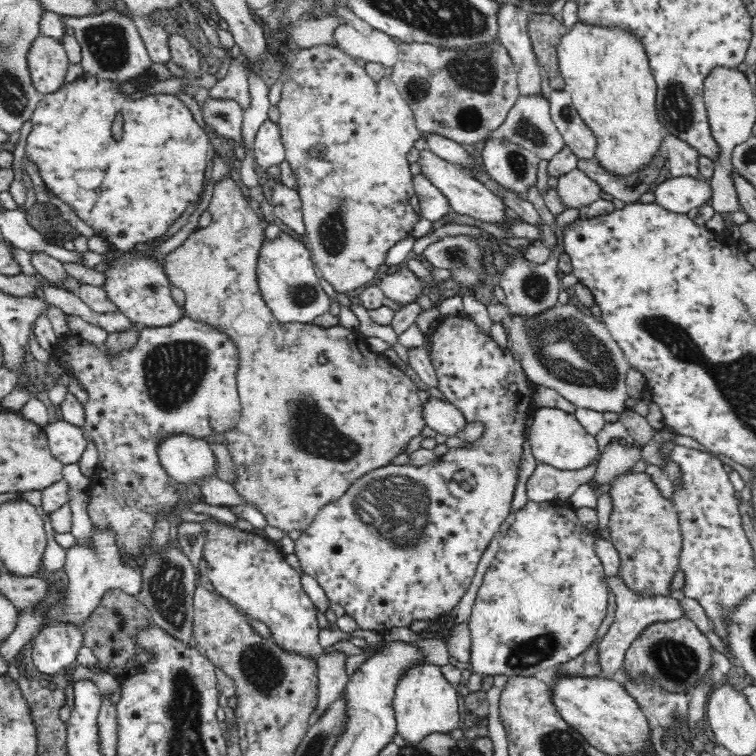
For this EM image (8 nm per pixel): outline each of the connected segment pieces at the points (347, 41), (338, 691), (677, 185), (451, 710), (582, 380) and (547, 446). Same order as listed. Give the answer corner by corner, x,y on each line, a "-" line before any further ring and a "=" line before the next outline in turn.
351,15
347,20
334,32
334,47
366,64
382,64
385,68
392,68
396,64
398,49
391,36
358,22
=
324,652
316,662
317,697
316,704
309,716
309,726
316,726
318,720
326,716
328,710
343,697
349,676
344,671
346,659
342,652
=
672,176
660,183
654,194
660,206
676,214
688,214
690,210
711,204
714,195
711,179
702,176
=
434,664
414,668
406,674
406,678
402,678
396,690
394,710
396,711
397,733
402,736
406,745
414,748
434,734
451,736
459,730
460,722
462,722
458,691
=
564,297
554,306
544,308
532,316
511,312
506,301
502,302
502,306
506,310
502,324
509,348
532,385
538,384
542,388
553,390
577,409
593,410
600,414
610,412
610,414
618,414
619,417
626,414
628,409
624,405
628,398
626,380
631,369
622,351
616,346
606,326
599,319
585,316
=
538,408
534,416
530,441
533,455
538,464
542,463
564,472
584,470
590,466
596,467
601,457
598,440
586,433
572,414
566,414
555,408

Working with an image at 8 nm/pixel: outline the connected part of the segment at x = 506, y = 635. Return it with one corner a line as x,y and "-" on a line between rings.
529,502
516,512
515,521
512,523
508,532
504,537
500,538
498,552
494,557
494,562
490,564
490,568
478,587
477,594
471,604
471,612
468,620
468,629
471,635
472,660
471,666
476,675
496,676
496,674
504,674
507,677
524,676
533,677
540,670
548,670
558,665
574,660
580,656
590,644
604,620
606,614
607,594
609,591
608,579
604,573
604,566
596,554
596,538
594,532
589,531
576,515
576,510
570,508
568,504
559,502
544,502
544,504
534,504

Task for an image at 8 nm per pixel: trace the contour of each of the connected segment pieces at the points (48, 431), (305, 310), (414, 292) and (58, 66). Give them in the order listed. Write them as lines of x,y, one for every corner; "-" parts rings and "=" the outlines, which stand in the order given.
59,420
48,424
44,430
51,453
63,466
77,464
88,448
84,430
77,424
=
284,233
275,240
264,240
258,258
258,284
266,305
278,322
286,325
311,324
318,316
330,313
335,298
330,298
323,289
314,268
304,243
=
406,267
400,268
400,271
385,275
378,286
382,289
385,297
393,301
400,302
404,305
415,302
417,296
422,293
430,292
435,295
434,291
429,291
425,284
=
38,35
26,53
27,69
34,85
43,96
57,91
64,84
69,60
62,42

